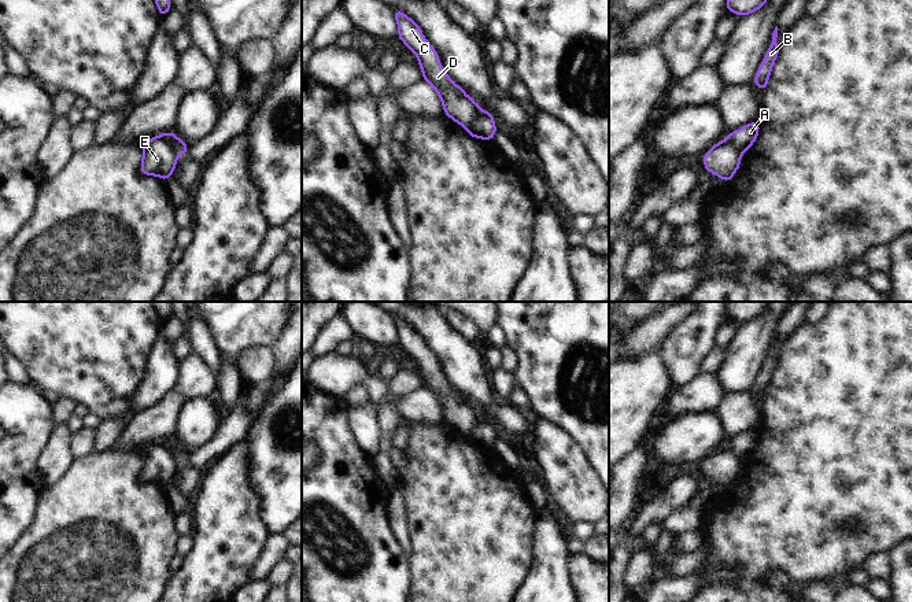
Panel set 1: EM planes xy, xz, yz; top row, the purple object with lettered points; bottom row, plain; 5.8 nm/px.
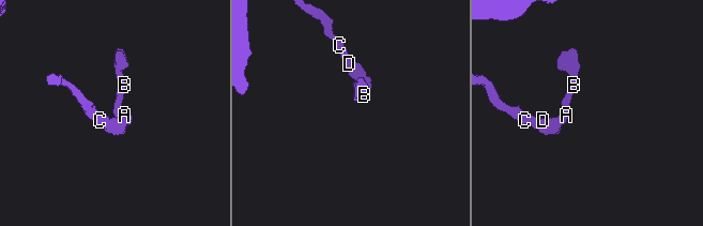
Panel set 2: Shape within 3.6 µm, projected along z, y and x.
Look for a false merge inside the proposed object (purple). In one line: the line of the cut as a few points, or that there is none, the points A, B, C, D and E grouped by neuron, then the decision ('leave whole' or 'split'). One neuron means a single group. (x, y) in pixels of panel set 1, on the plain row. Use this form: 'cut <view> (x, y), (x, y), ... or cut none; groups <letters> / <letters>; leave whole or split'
cut xy (158, 443), (176, 465); groups A B / C D E; split

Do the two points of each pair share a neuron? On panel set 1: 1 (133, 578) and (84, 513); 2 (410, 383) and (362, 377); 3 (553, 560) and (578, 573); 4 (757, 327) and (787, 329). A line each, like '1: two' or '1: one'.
1: one
2: two
3: two
4: two

